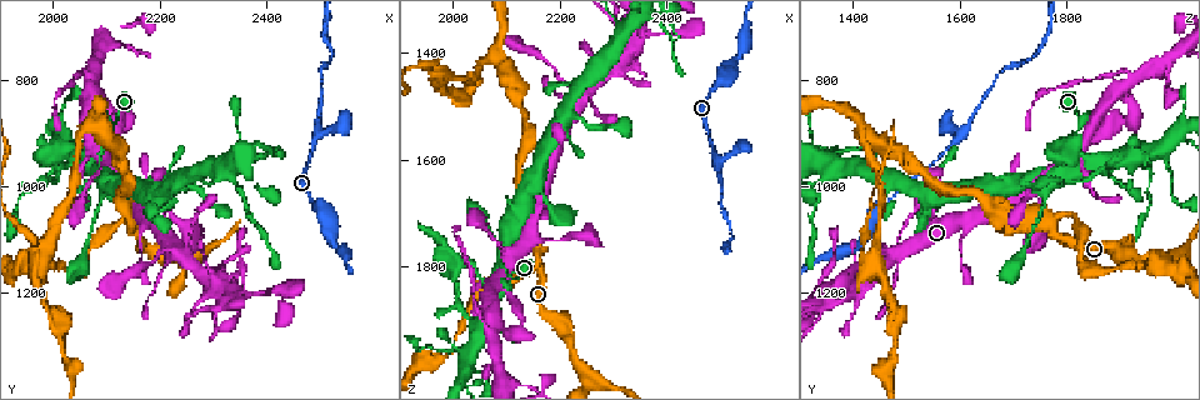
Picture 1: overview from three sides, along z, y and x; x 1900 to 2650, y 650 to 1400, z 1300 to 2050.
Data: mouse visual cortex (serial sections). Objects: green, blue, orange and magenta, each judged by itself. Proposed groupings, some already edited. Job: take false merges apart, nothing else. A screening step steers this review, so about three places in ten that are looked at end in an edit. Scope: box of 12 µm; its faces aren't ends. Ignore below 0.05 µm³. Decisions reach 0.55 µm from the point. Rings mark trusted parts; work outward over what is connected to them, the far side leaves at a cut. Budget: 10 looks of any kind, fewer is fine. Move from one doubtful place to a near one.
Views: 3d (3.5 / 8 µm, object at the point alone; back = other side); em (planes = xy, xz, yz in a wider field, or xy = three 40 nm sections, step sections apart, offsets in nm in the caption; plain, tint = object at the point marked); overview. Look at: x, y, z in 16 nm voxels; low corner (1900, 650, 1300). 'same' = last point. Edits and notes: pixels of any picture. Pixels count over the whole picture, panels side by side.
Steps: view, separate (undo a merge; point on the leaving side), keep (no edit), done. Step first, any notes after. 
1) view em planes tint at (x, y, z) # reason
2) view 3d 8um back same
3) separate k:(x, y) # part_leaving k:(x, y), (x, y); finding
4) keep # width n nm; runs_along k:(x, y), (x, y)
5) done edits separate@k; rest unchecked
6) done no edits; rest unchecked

view 3d 3.5um at (2155, 1070, 1770) # abrupt turn

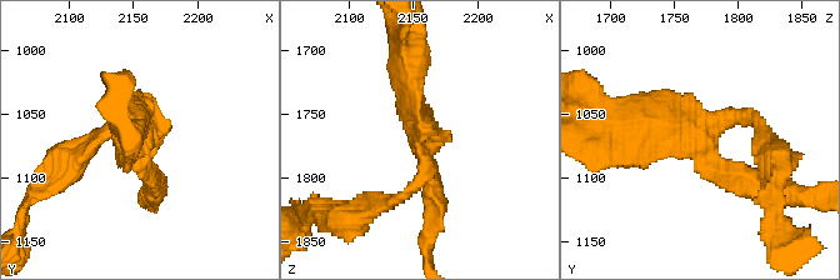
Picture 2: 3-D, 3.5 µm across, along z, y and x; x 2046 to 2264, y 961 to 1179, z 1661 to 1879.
view em xy step 3 tint at (2158, 1074, 1776)

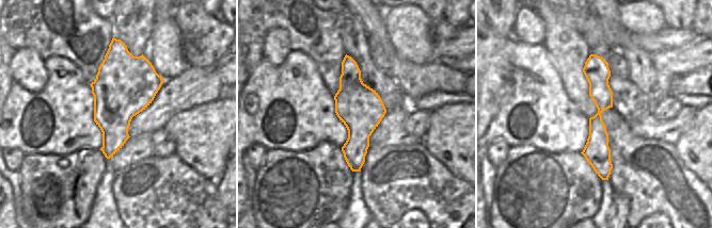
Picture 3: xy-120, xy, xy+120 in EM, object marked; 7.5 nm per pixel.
view em xy step 1 tint same # cut it another way

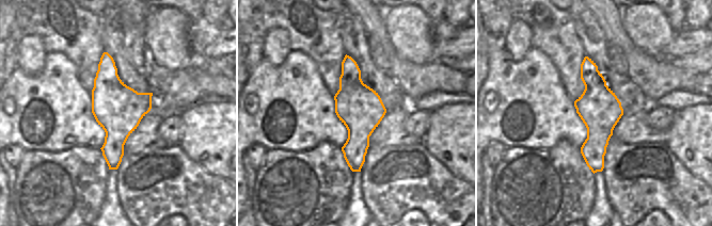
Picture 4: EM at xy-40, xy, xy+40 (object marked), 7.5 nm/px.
keep # width 340 nm; runs_along 4:(586, 60), (597, 93), (599, 168); one cell here

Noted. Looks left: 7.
view 3d 8um at (2085, 955, 1790) # sharp bend

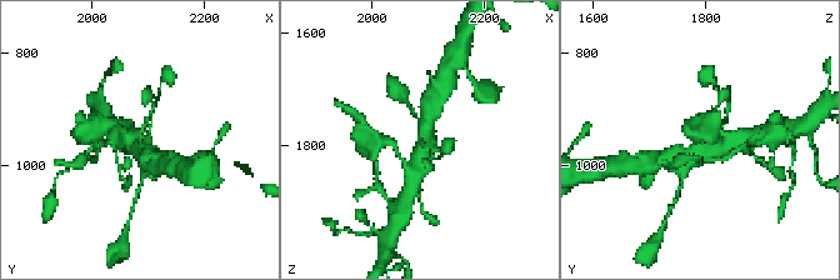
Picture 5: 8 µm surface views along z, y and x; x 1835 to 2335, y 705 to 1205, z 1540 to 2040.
view 3d 3.5um at (2090, 965, 1790) # zoom in

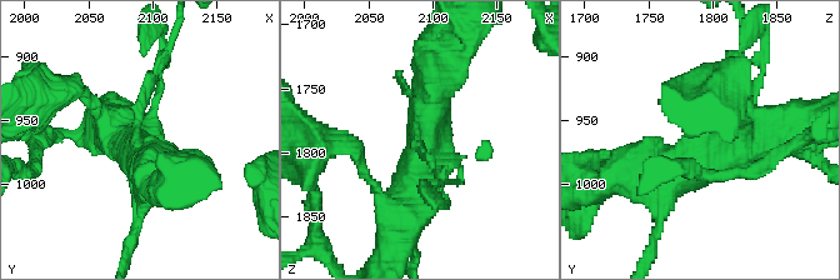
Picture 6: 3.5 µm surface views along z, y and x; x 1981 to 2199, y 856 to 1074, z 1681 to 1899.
keep # runs_along 6:(733, 65), (679, 169), (640, 173); all the same cell

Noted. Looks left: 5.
view 3d 8um back at (2070, 800, 1920) # sudden change in width

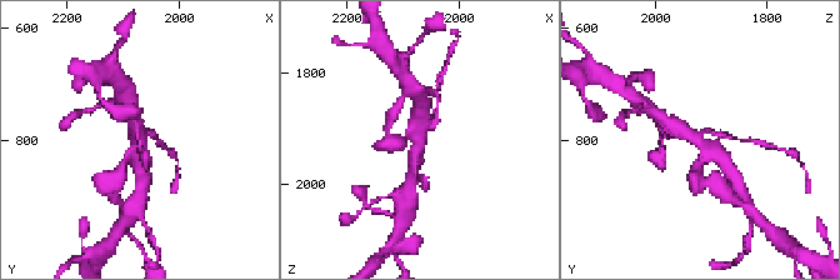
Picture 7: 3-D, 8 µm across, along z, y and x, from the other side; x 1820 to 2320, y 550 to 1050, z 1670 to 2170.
view 3d 3.5um at (2065, 795, 1925)

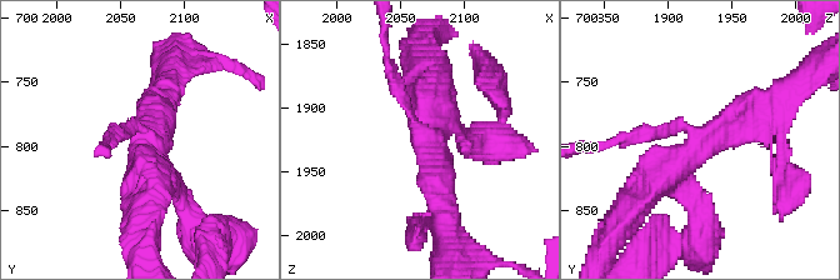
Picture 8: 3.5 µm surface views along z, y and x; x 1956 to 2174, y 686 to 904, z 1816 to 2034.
view em xy step 2 tint at (2068, 796, 1922)

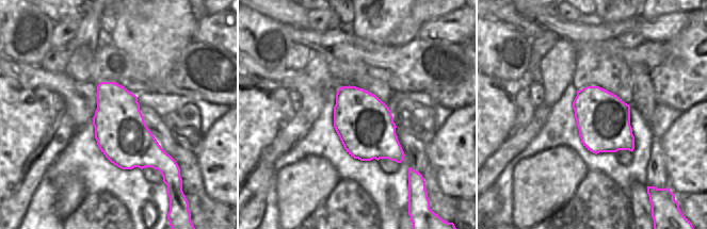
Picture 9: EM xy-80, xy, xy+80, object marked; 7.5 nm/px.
separate 8:(393, 73) # part_leaving 8:(406, 109), (386, 64), (383, 33); a second cell is stuck on

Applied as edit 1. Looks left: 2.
view 3d 8um back at (2040, 955, 1910) # small branch off a trunk

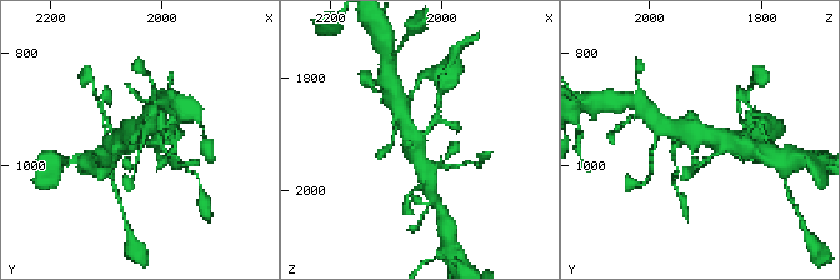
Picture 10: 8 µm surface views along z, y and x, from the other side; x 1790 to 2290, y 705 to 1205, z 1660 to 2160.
view em xy step 2 tint at (2035, 955, 1910)

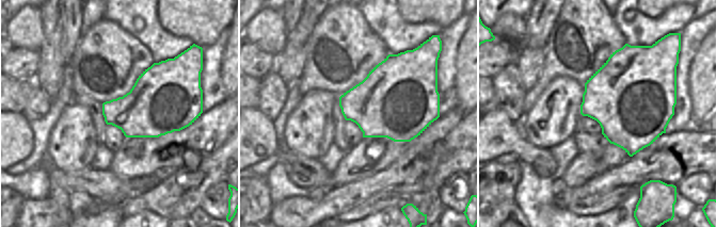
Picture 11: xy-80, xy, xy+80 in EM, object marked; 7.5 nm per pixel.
keep # runs_along 10:(400, 109), (425, 173); one cell here

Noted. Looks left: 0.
done edits separate@8; rest unchecked

